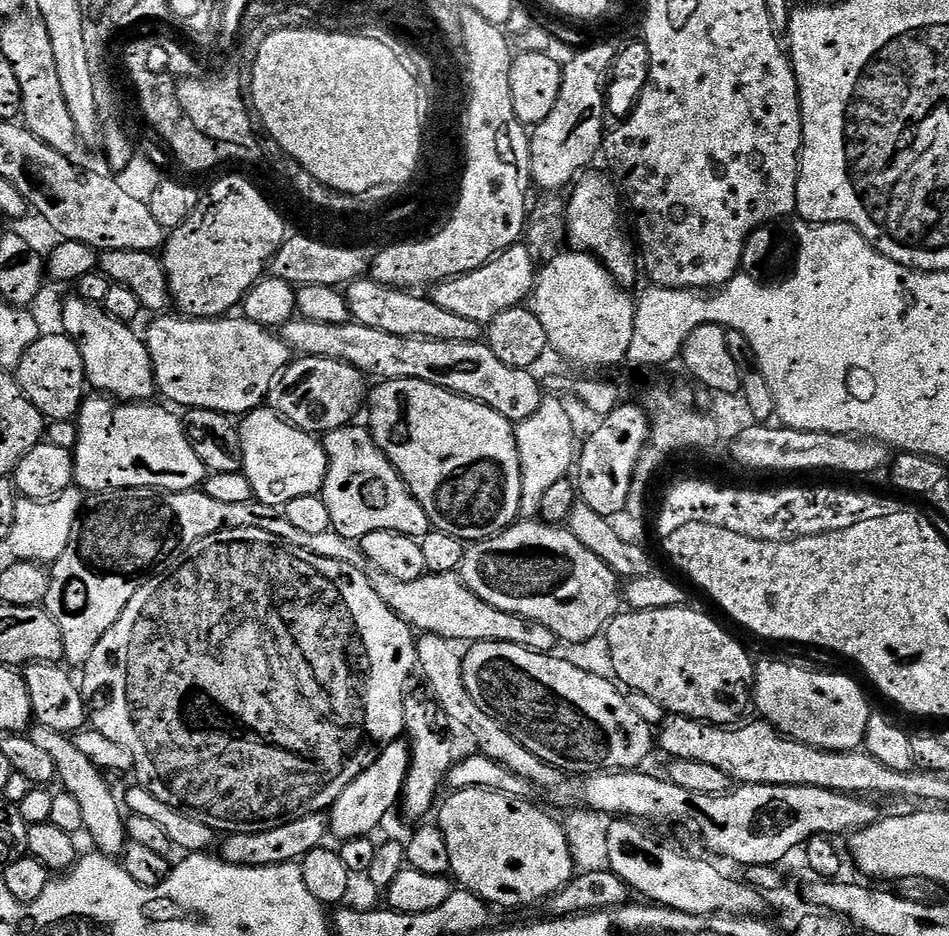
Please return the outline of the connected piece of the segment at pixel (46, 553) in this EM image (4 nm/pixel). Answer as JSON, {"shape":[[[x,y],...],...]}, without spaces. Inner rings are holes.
{"shape":[[[75,486],[58,494],[58,498],[53,500],[18,499],[18,506],[14,509],[14,530],[10,530],[10,538],[6,542],[6,548],[12,551],[11,559],[29,560],[45,566],[55,564],[58,558],[62,558],[70,542],[74,522],[80,516],[85,499],[85,493]]]}

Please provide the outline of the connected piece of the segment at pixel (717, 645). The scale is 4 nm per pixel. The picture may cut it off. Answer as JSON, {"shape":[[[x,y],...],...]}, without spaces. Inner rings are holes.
{"shape":[[[692,606],[666,609],[650,609],[650,610],[624,610],[619,616],[615,616],[611,624],[606,629],[606,635],[610,642],[610,650],[612,650],[614,660],[615,679],[619,681],[625,689],[632,688],[633,693],[641,692],[646,694],[646,698],[654,698],[654,702],[658,702],[664,708],[665,713],[672,716],[688,716],[692,720],[702,720],[709,724],[718,724],[721,726],[732,726],[741,719],[743,714],[754,700],[754,685],[756,682],[756,664],[752,656],[719,624],[716,620],[711,620],[704,612],[695,612]]]}

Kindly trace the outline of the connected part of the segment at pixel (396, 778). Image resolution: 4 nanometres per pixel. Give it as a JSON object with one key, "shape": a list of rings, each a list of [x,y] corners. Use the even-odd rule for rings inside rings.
{"shape":[[[401,738],[390,742],[378,754],[374,766],[370,766],[338,798],[330,809],[331,835],[337,836],[337,841],[353,840],[359,836],[372,836],[375,828],[388,816],[392,807],[401,803],[404,795],[404,783],[408,777],[408,767],[412,761],[412,749],[407,739]]]}

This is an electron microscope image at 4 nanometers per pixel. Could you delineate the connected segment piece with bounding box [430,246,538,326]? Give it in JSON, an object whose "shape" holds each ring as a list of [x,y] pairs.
{"shape":[[[513,246],[495,256],[492,263],[478,270],[470,270],[470,274],[431,285],[430,299],[442,306],[442,310],[450,310],[462,318],[470,318],[482,326],[487,325],[498,314],[521,307],[531,297],[538,279],[538,268],[532,265],[532,260],[534,261],[533,253],[527,247]]]}

